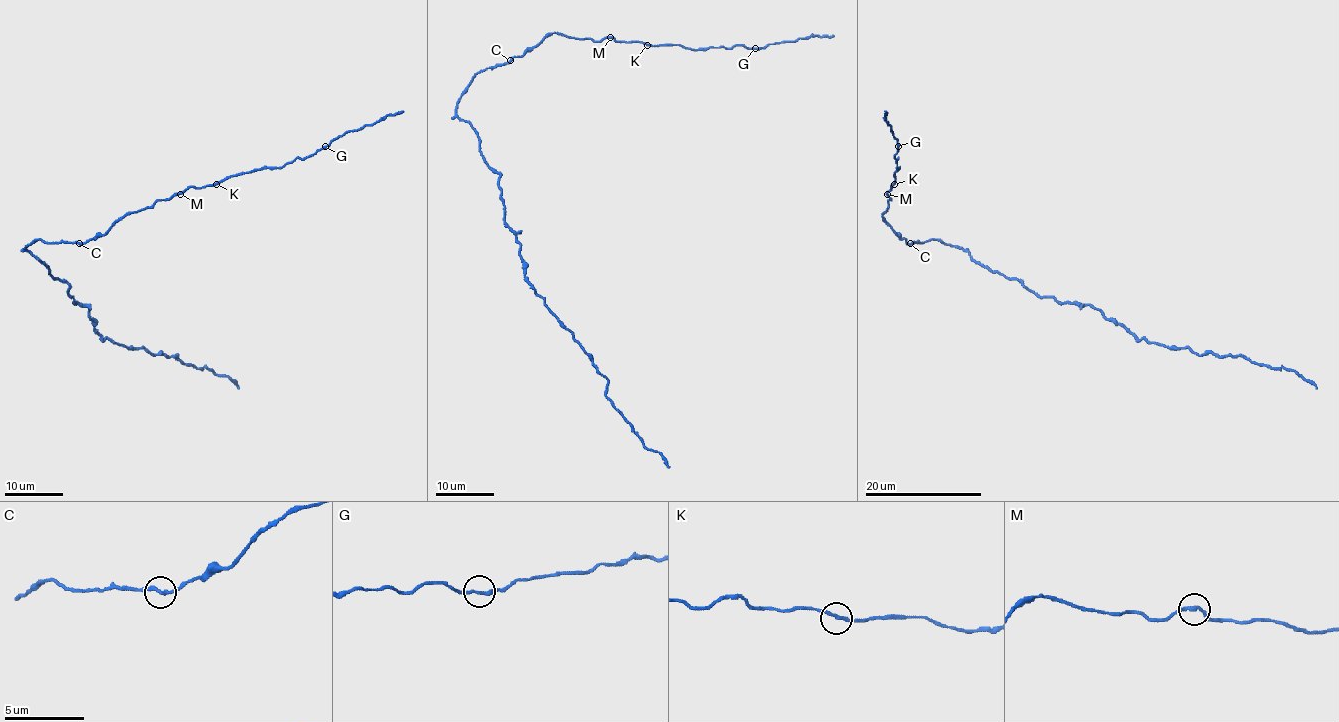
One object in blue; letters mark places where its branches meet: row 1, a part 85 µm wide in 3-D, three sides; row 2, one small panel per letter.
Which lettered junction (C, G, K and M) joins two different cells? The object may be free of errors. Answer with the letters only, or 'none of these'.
none of these

